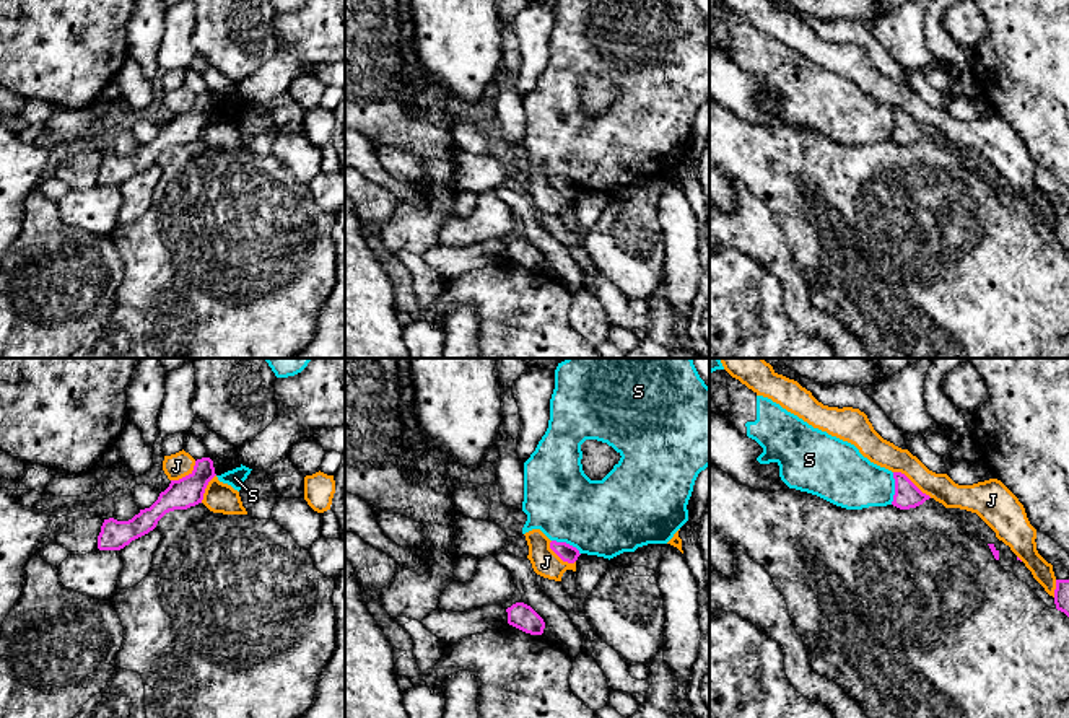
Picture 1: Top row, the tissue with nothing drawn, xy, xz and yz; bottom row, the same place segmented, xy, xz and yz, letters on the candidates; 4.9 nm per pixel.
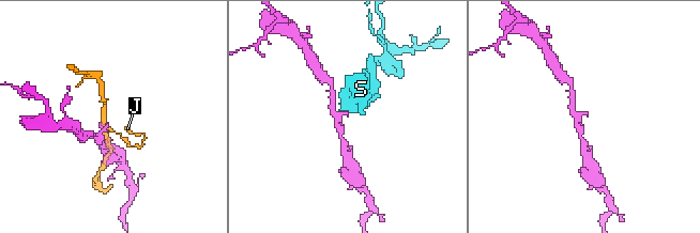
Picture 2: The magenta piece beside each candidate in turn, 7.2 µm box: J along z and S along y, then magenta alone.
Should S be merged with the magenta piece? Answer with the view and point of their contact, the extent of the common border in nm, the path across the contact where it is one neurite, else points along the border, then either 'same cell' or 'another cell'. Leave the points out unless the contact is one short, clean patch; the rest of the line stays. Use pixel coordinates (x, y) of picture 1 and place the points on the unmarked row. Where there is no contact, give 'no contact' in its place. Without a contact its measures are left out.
contact yz (895, 124); length 160 nm; border yz (894, 108), (894, 135), (890, 139); another cell

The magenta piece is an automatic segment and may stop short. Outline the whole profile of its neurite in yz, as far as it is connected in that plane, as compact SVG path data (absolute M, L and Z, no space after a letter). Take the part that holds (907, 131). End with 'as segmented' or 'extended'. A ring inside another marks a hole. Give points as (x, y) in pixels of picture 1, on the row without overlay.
M893 107L895 130L892 140L900 145L910 145L923 140L931 132L923 129L905 109Z; as segmented

